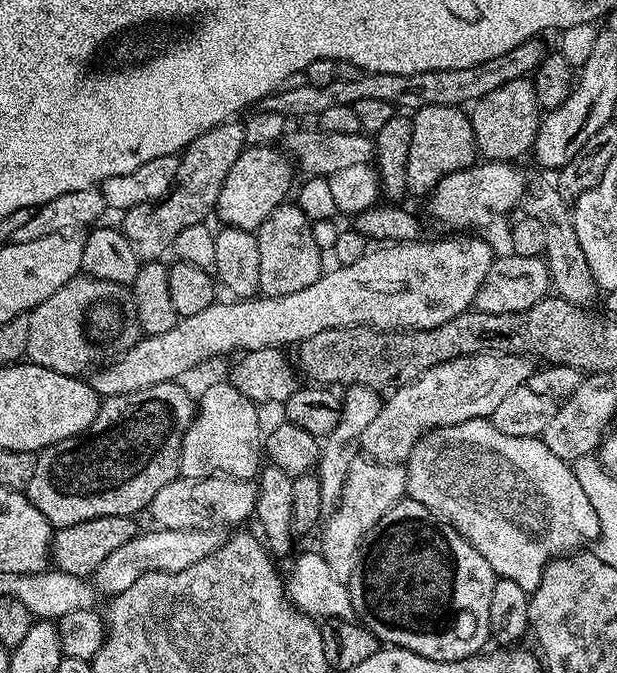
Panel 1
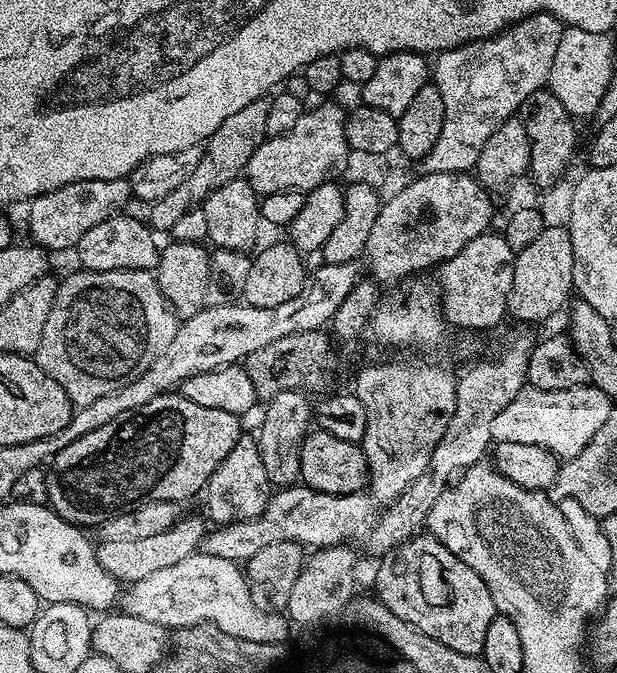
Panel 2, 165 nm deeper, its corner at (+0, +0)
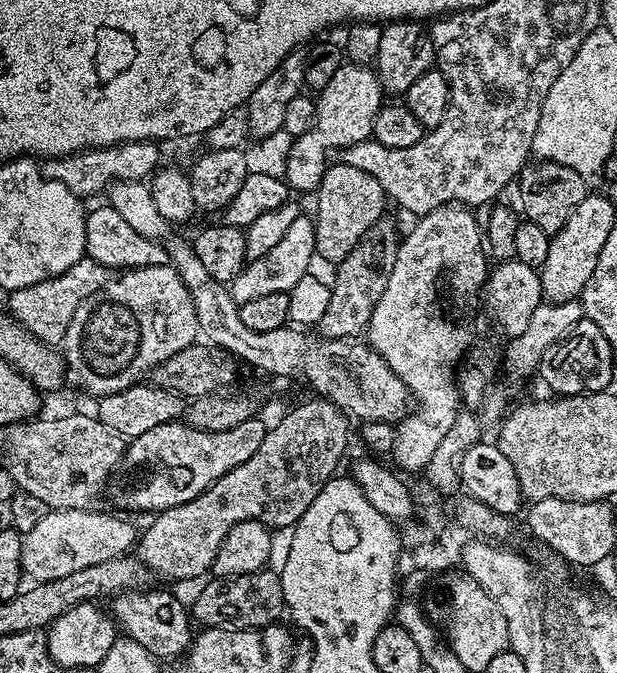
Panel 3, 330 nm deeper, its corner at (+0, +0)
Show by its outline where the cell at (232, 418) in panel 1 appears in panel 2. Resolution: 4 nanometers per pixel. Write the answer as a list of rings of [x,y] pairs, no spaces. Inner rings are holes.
[[[248,434],[241,435],[240,440],[226,454],[224,461],[214,470],[206,489],[208,496],[207,519],[213,525],[233,524],[239,520],[249,520],[262,512],[268,504],[274,486],[266,478],[266,466],[262,466],[262,454],[258,450],[255,439]]]

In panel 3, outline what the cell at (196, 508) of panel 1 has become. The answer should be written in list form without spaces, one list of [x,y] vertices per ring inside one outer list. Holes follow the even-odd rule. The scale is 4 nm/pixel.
[[[87,508],[49,510],[34,530],[23,535],[24,545],[20,553],[25,577],[32,582],[58,580],[80,570],[86,570],[90,566],[98,566],[98,562],[106,562],[110,558],[131,553],[138,540],[137,529],[132,529],[131,522],[123,520],[120,516],[110,516],[106,512],[96,511]]]

